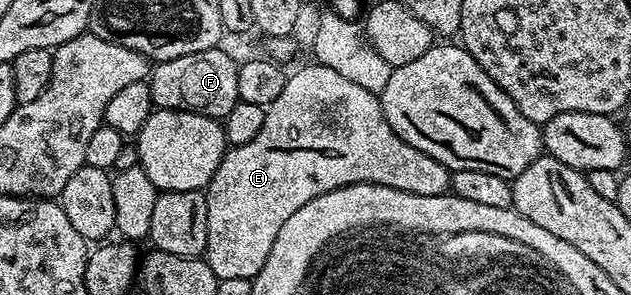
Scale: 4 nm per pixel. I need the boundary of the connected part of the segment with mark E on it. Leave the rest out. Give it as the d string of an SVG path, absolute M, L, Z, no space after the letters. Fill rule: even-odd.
M310 65L288 73L285 88L281 88L277 100L265 108L261 132L257 132L249 144L230 147L207 186L209 240L205 260L219 279L255 278L257 272L265 268L269 248L273 248L273 240L277 240L277 232L281 232L285 220L289 220L297 208L325 192L362 182L413 192L417 196L437 196L451 189L452 171L433 160L433 156L425 156L425 152L405 144L405 140L389 128L389 120L385 120L385 112L376 95L333 72L333 68Z

